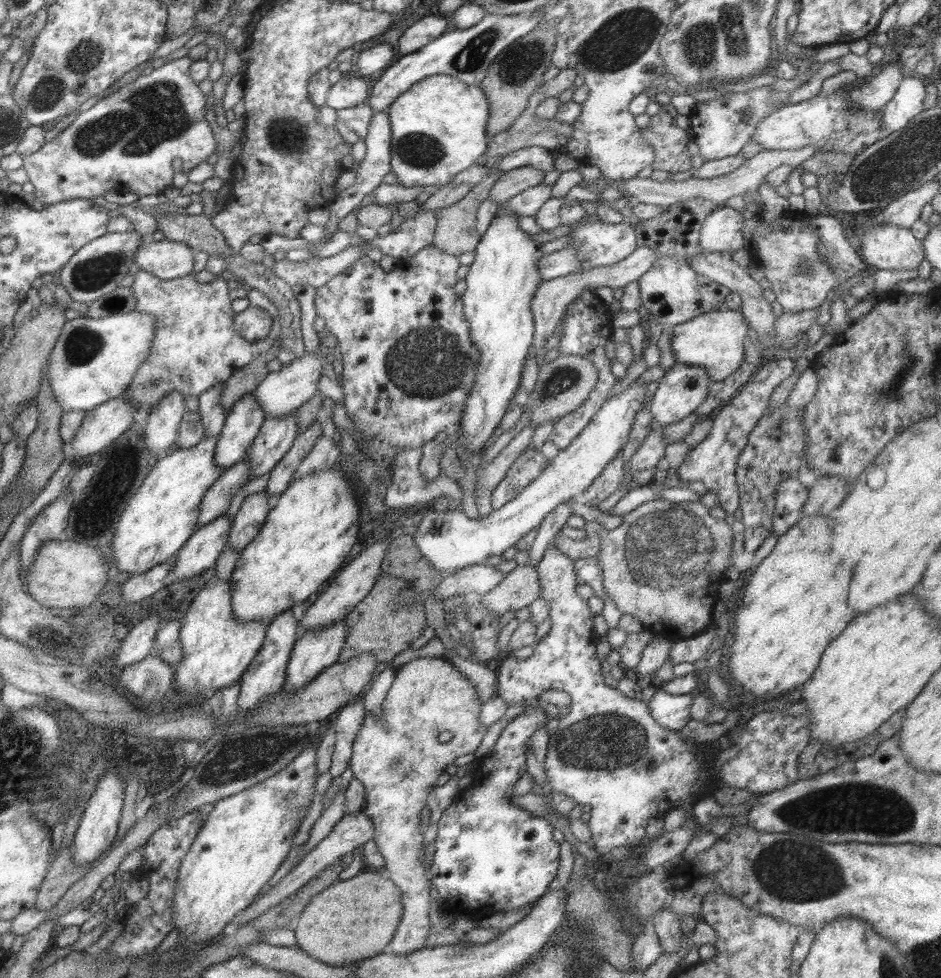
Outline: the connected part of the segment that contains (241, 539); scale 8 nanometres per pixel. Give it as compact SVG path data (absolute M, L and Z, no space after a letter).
M265 490L245 496L233 517L234 522L231 525L226 546L233 548L235 552L242 551L257 535L272 504L273 499L267 496Z

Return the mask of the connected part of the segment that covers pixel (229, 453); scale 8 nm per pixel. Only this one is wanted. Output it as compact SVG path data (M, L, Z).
M251 392L243 394L231 406L213 451L213 462L221 471L246 456L246 451L259 433L265 418L260 409Z

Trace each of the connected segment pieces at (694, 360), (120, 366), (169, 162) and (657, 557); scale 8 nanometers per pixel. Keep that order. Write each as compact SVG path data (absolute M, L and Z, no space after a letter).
M741 311L705 312L671 328L671 352L676 364L691 364L707 370L711 380L720 381L737 370L745 355L747 322Z
M145 312L109 313L100 318L81 315L66 321L49 353L47 378L62 411L93 410L95 406L125 392L153 343L155 320Z
M185 55L153 69L147 75L119 87L77 114L56 138L44 142L33 155L22 158L22 168L33 185L35 199L47 207L72 199L89 199L106 192L123 190L137 197L159 195L172 185L175 170L187 173L215 153L211 128L205 120L205 98L197 83L189 78L191 58Z
M655 498L625 513L616 528L604 530L596 559L602 570L605 594L609 600L613 600L617 611L638 619L651 634L677 643L694 637L714 624L712 612L714 604L719 600L719 584L721 581L729 581L726 570L733 566L731 543L729 524L711 517L699 500L673 503Z

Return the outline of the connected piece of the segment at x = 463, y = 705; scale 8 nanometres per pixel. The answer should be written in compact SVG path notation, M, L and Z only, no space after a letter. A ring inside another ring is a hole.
M444 657L438 658L415 658L409 662L402 663L402 665L395 669L395 679L381 704L381 710L383 713L383 724L377 725L376 717L371 714L371 712L365 712L365 718L361 722L361 728L357 730L357 736L353 740L352 744L352 756L350 757L349 769L353 774L355 779L361 781L361 784L364 786L365 790L365 804L362 808L362 812L373 821L373 838L371 841L375 843L377 851L383 857L384 864L382 873L387 874L387 878L394 884L394 886L400 891L401 904L403 905L403 912L399 920L399 924L395 930L395 936L391 940L391 953L393 954L409 954L415 952L420 948L423 948L426 942L428 929L428 919L427 912L429 911L429 892L432 887L429 880L427 870L425 871L423 861L423 831L421 830L421 821L420 821L420 812L424 806L427 806L426 799L429 792L435 787L436 779L440 773L445 772L445 767L448 764L453 763L456 758L474 753L474 751L479 747L481 738L485 734L486 727L479 724L479 709L481 709L481 704L478 702L478 696L473 689L473 686L456 670L456 668ZM440 732L450 732L452 734L451 739L448 742L439 742L437 736Z

